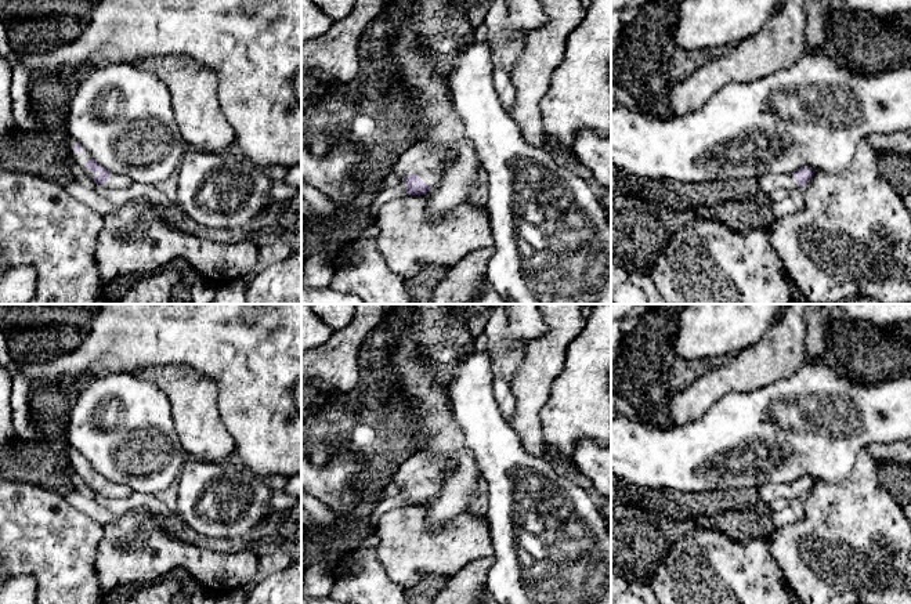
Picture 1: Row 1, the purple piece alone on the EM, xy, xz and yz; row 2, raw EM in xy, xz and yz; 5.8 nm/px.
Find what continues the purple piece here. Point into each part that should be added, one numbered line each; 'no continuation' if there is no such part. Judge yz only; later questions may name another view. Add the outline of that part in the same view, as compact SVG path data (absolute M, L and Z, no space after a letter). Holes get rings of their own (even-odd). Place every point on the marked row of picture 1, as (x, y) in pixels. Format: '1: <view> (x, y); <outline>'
1: yz (769, 183); M793 173L788 174L766 174L758 178L760 189L766 194L771 194L776 189L795 189L798 182Z

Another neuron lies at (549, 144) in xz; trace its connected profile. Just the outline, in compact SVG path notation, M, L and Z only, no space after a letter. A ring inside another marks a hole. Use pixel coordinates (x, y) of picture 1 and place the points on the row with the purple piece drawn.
M546 137L543 138L542 148L553 153L556 158L560 158L565 163L574 163L576 162L576 158L572 152L563 151L554 138Z

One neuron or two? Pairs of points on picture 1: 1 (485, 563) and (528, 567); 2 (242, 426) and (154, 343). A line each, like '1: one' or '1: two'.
1: two
2: one

